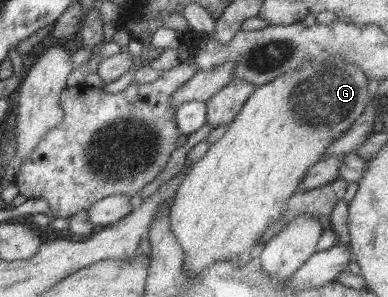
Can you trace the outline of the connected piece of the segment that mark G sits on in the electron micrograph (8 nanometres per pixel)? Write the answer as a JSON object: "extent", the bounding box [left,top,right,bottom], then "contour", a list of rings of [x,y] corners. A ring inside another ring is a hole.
{"extent":[169,54,372,276],"contour":[[[332,54],[320,63],[318,63],[318,61],[302,62],[299,68],[285,71],[272,81],[255,87],[255,90],[252,91],[248,99],[244,101],[240,111],[234,116],[234,119],[226,125],[226,130],[222,136],[220,136],[218,140],[211,142],[204,156],[190,165],[189,170],[183,175],[182,181],[176,188],[171,206],[169,207],[169,222],[173,236],[183,251],[182,267],[185,269],[185,274],[191,276],[200,273],[206,266],[218,260],[226,260],[227,262],[232,262],[234,265],[243,264],[250,259],[250,256],[252,256],[254,252],[257,252],[261,248],[264,241],[259,241],[260,234],[264,231],[265,227],[274,223],[281,216],[282,210],[285,211],[289,195],[297,191],[297,183],[302,179],[306,170],[313,163],[324,158],[324,153],[326,153],[325,147],[328,143],[334,138],[338,138],[364,111],[364,108],[372,97],[366,90],[367,82],[368,79],[364,75],[364,72],[356,64],[351,64],[343,60],[340,56]]]}

